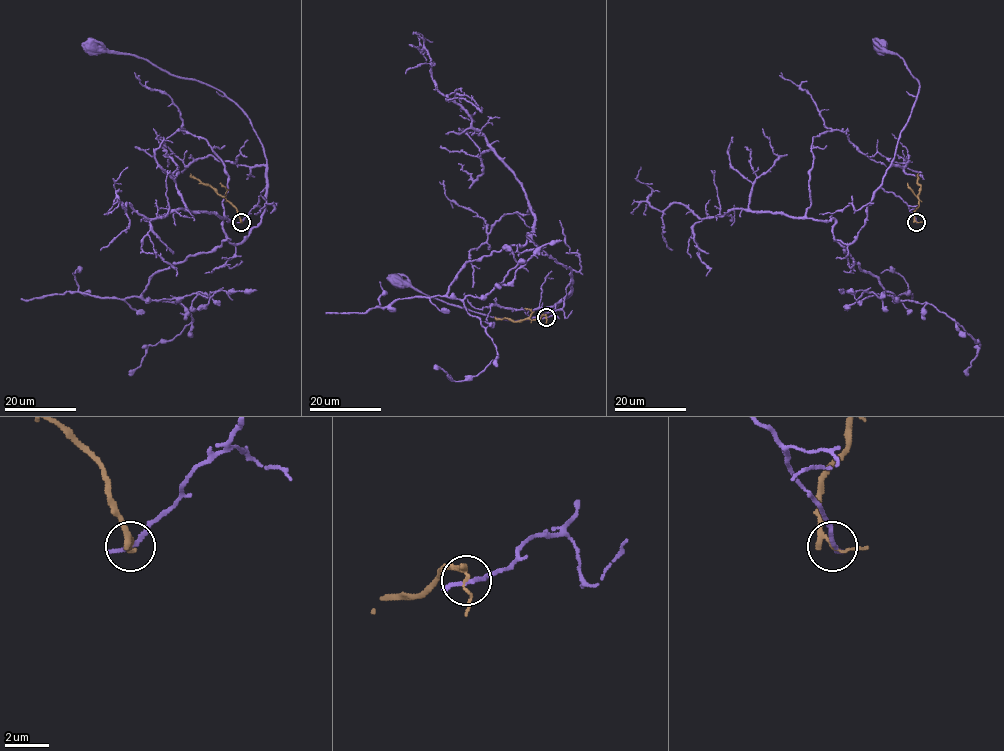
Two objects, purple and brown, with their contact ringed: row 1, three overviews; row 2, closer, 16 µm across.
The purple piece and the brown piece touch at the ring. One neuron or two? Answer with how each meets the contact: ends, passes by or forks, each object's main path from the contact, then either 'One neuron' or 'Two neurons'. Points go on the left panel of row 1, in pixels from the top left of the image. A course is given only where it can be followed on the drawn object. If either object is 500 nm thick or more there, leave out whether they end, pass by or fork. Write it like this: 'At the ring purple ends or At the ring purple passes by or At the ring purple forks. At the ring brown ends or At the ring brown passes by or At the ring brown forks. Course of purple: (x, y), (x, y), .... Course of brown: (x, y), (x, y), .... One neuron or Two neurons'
At the ring purple ends. At the ring brown passes by. Course of purple: (241, 222), (259, 203), (267, 178), (267, 160), (248, 116), (222, 92), (200, 82), (93, 46). Course of brown: (241, 222), (238, 211), (228, 201), (190, 173). Two neurons

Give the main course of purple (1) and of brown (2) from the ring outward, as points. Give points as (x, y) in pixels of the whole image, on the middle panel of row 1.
1: (546, 317), (564, 306), (571, 281), (572, 293), (553, 310), (505, 320), (399, 287), (398, 281)
2: (546, 317), (517, 322), (495, 319)

